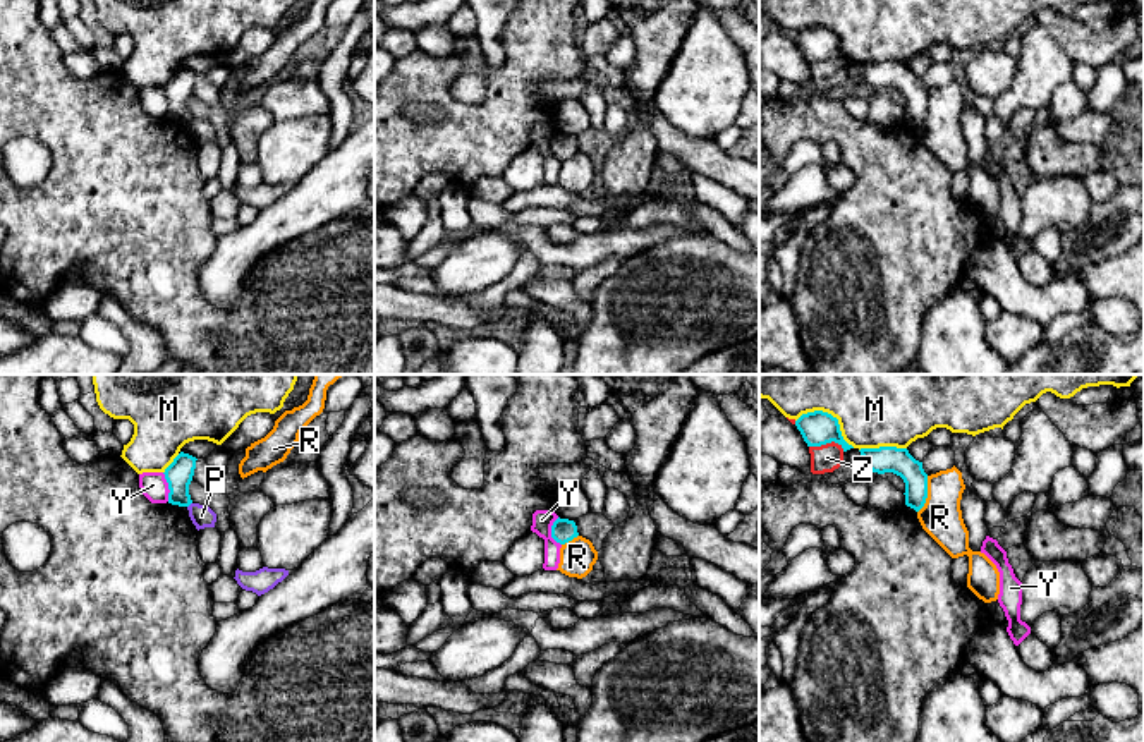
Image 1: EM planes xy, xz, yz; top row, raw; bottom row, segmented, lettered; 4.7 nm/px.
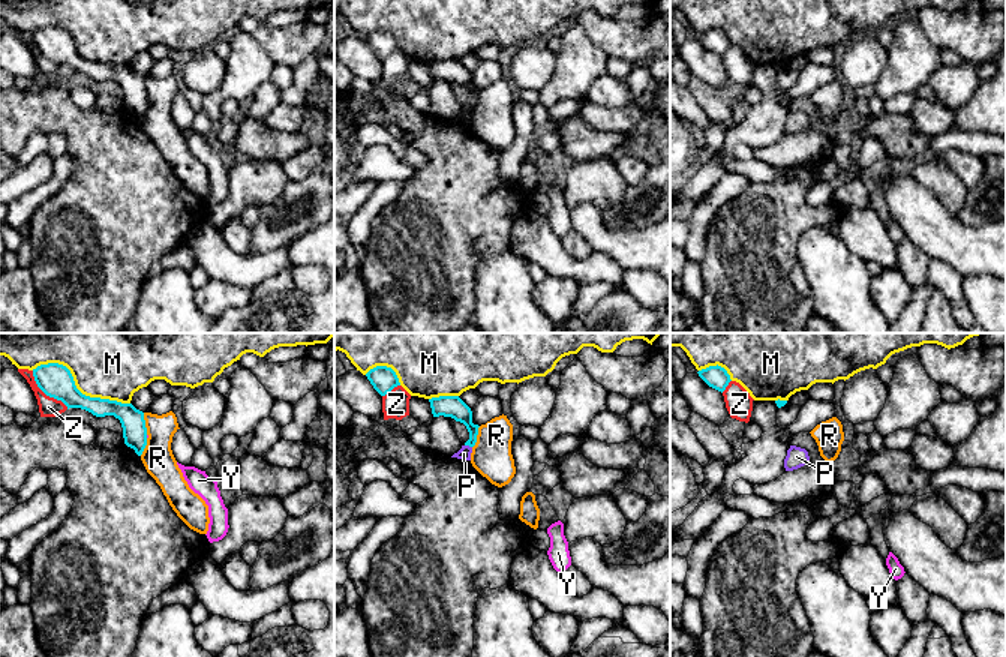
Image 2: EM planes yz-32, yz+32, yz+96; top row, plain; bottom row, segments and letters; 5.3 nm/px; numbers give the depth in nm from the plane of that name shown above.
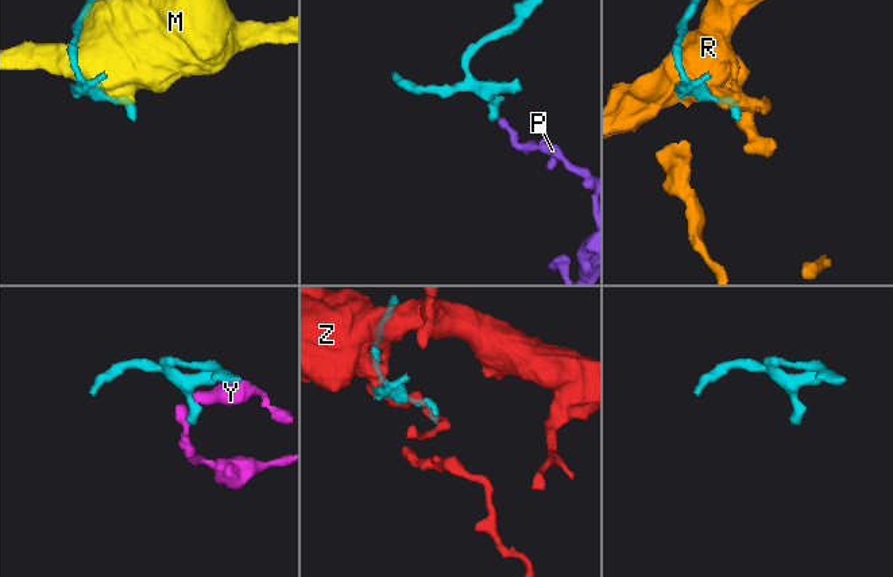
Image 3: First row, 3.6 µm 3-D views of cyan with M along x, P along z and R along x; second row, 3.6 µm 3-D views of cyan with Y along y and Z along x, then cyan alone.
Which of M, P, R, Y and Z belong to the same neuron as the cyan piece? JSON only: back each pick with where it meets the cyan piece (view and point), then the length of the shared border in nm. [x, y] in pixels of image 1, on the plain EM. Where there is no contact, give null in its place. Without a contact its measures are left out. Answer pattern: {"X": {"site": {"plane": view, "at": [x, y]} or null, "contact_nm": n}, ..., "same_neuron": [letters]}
{"Z": {"site": {"plane": "yz", "at": [827, 57]}, "contact_nm": 170}, "same_neuron": ["Z"]}

